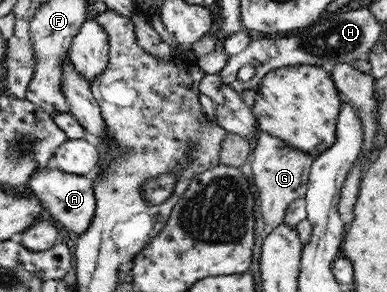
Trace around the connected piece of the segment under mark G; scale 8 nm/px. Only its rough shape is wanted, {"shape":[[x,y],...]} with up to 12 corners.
{"shape":[[259,130],[247,170],[269,232],[306,198],[315,158]]}

